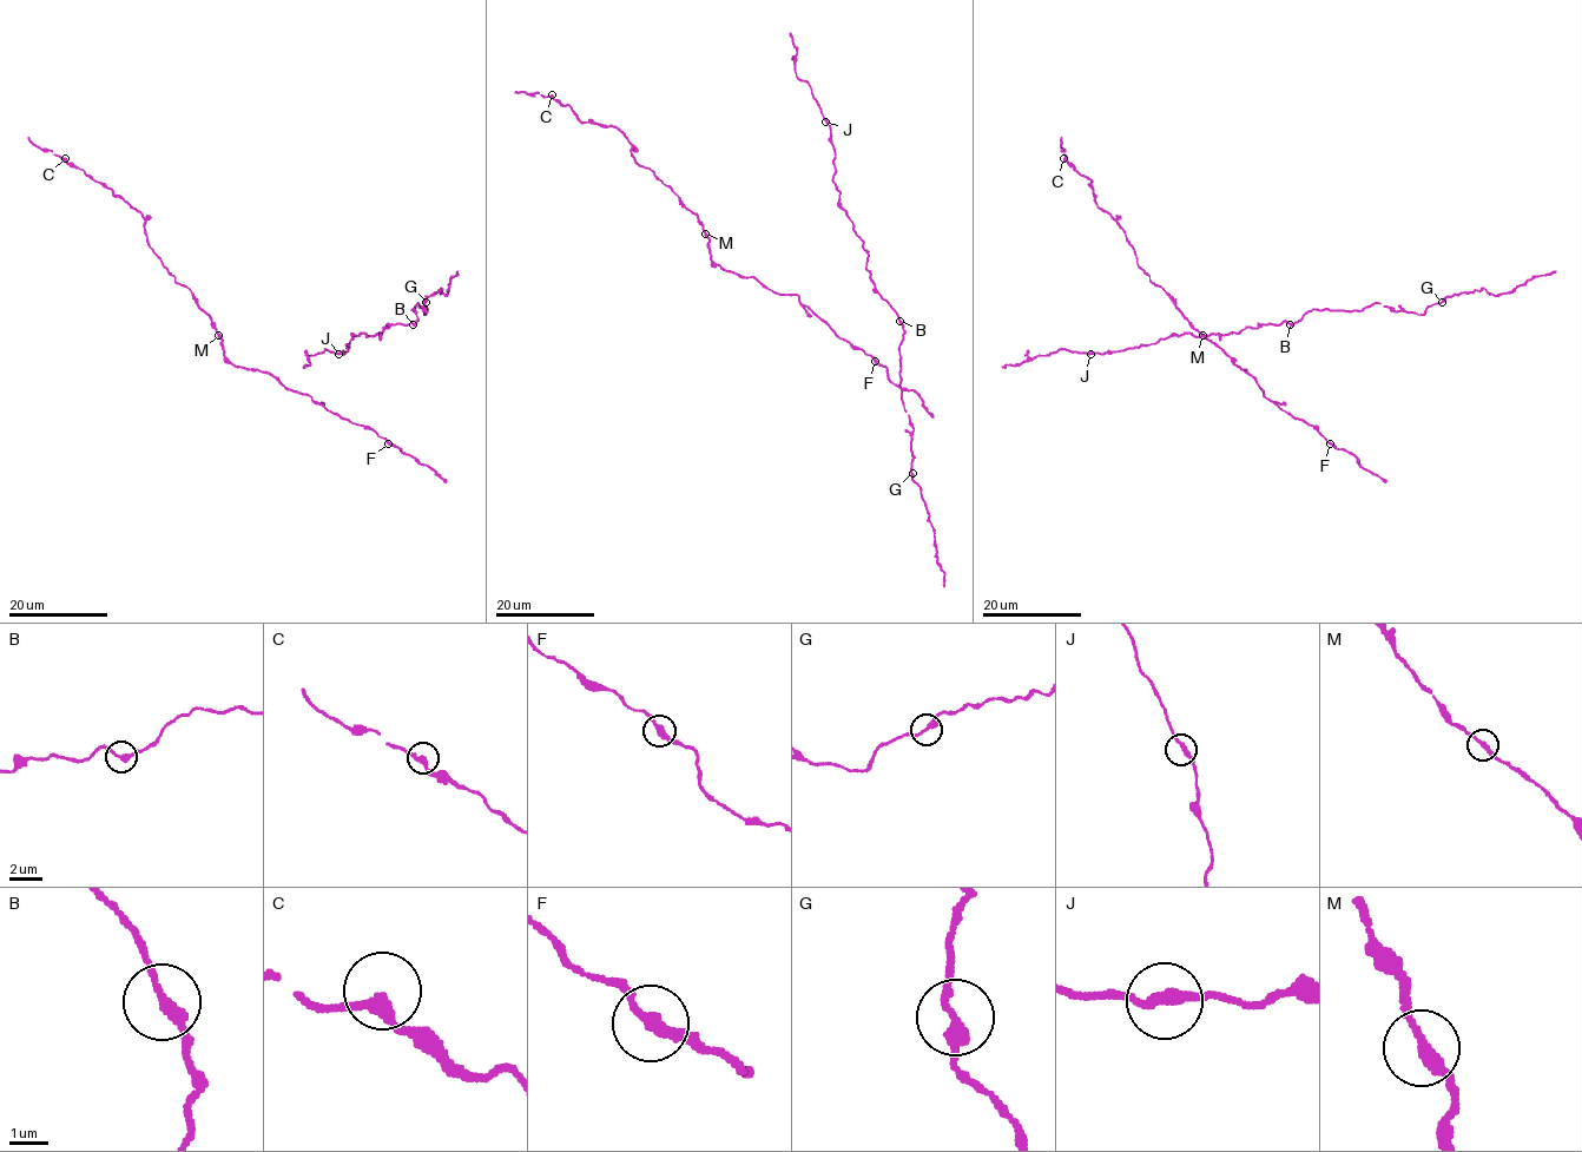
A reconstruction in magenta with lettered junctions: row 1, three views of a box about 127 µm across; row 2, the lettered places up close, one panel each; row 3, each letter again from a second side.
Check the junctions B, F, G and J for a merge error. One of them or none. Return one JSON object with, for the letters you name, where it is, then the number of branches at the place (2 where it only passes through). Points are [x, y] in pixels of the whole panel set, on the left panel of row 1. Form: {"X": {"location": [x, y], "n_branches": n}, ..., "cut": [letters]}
{"cut": []}

